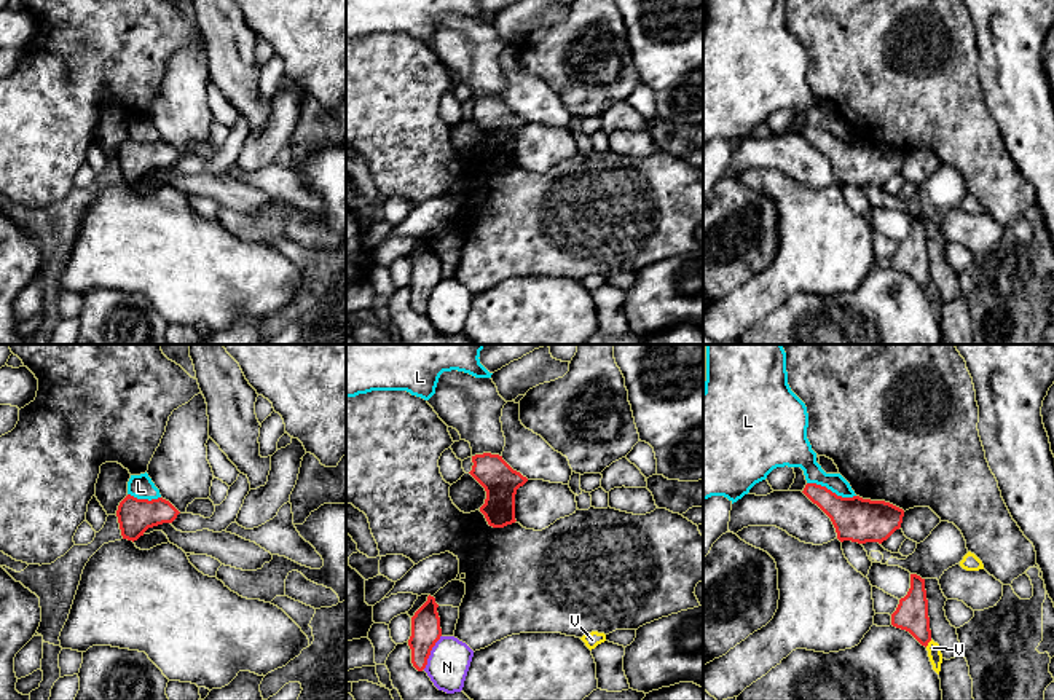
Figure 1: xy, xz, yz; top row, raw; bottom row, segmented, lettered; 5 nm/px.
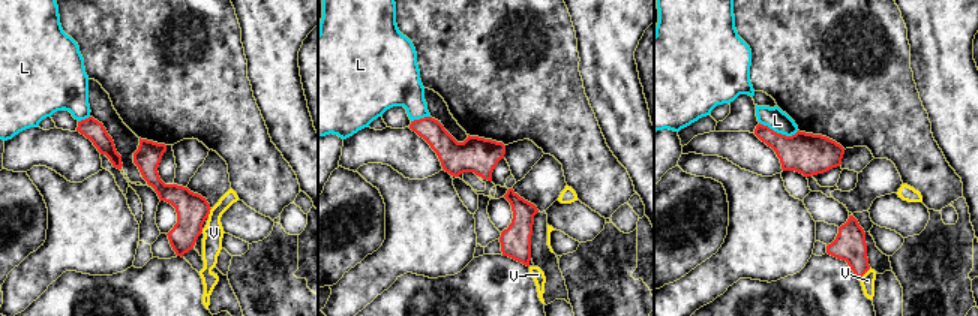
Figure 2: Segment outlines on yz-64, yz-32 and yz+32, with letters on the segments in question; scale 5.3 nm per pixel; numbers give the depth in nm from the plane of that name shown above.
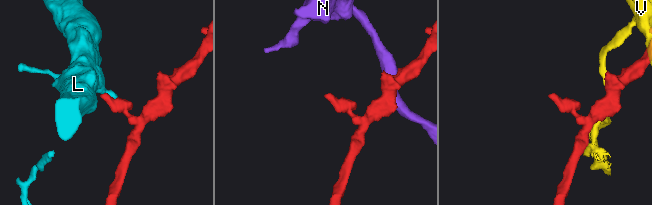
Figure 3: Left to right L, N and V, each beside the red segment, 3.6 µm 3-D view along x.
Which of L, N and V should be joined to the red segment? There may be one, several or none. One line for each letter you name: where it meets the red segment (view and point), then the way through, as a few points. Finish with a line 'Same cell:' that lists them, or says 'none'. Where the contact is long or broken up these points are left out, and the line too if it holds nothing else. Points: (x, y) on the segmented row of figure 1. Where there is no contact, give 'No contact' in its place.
Same cell: none

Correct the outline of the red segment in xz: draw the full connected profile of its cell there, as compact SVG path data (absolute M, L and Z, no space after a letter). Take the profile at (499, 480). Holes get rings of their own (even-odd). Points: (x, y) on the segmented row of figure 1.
M483 453L472 456L469 472L486 491L480 512L493 528L515 523L515 494L528 478L513 470L499 454Z

